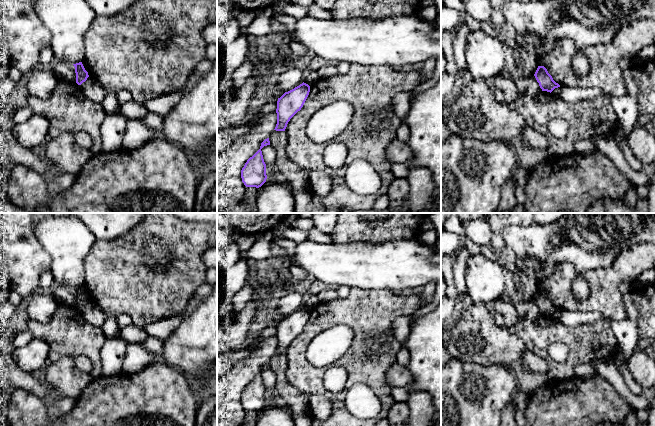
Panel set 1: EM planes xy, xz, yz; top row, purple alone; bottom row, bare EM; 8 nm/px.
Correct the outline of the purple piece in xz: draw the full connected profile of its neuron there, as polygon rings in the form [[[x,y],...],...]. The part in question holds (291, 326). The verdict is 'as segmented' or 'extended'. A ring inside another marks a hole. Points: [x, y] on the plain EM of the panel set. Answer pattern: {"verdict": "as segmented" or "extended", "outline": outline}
{"verdict": "as segmented", "outline": [[[302,307],[285,316],[277,325],[277,348],[274,354],[285,355],[290,343],[301,334],[310,316],[310,310]]]}

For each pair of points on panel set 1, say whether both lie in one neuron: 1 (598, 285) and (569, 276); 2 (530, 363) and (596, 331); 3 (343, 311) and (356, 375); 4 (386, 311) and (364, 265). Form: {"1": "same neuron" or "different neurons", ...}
{"1": "same neuron", "2": "different neurons", "3": "same neuron", "4": "different neurons"}

